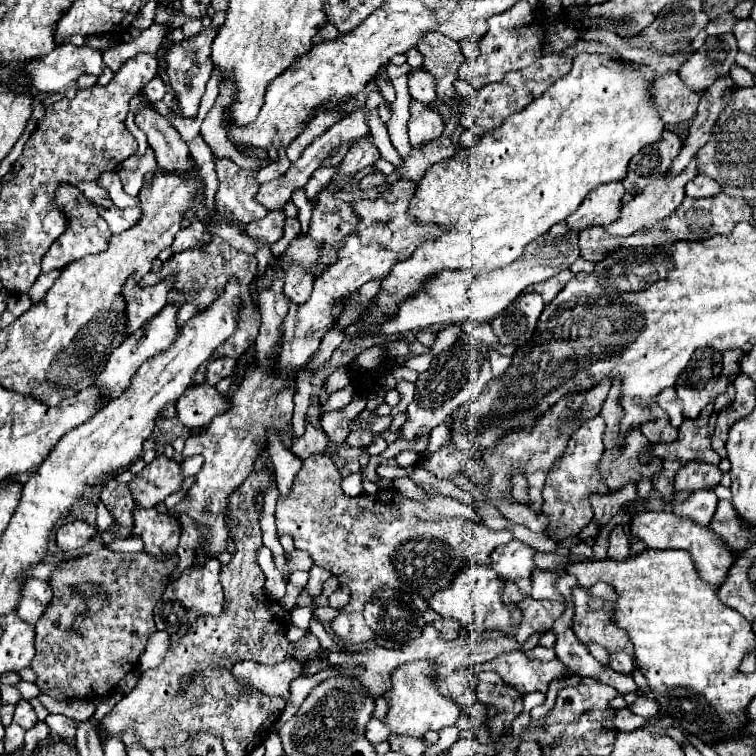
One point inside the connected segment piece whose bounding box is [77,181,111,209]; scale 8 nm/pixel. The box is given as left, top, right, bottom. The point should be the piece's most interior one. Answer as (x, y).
(92, 191)

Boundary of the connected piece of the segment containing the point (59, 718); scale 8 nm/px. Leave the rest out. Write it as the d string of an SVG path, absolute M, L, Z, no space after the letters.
M49 714L45 724L51 728L51 734L55 736L63 736L67 740L73 742L73 736L75 736L75 730L77 730L77 722L63 716L63 714Z

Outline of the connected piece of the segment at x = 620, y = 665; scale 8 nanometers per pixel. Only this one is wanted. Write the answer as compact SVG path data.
M615 652L609 660L611 660L611 668L615 672L621 672L621 674L633 672L633 658L627 652Z

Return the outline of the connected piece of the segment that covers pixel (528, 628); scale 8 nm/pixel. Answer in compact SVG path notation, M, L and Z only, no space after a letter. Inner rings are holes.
M511 584L511 588L505 588L503 594L503 602L507 604L517 604L521 608L523 620L521 626L517 630L517 644L523 648L523 644L533 636L533 634L543 634L549 632L553 622L561 616L561 612L565 610L565 606L561 602L537 602L531 596L523 596L515 590L515 586Z

